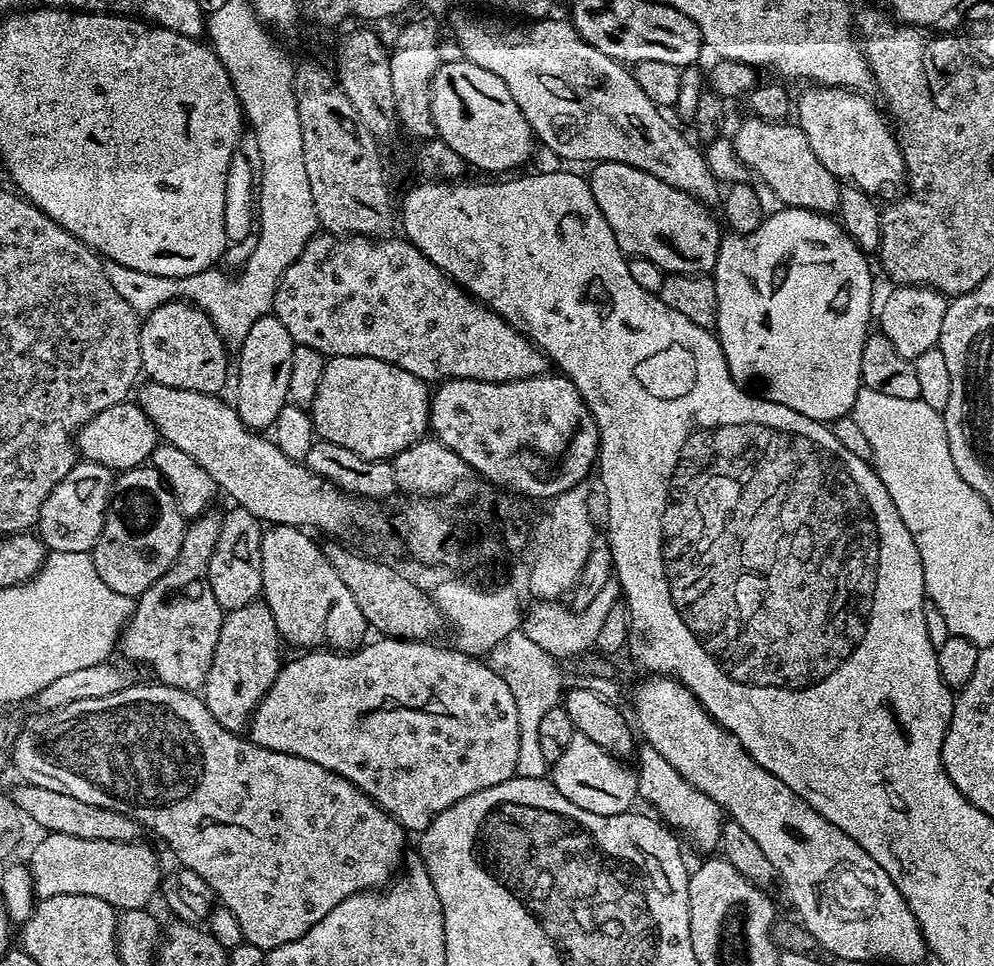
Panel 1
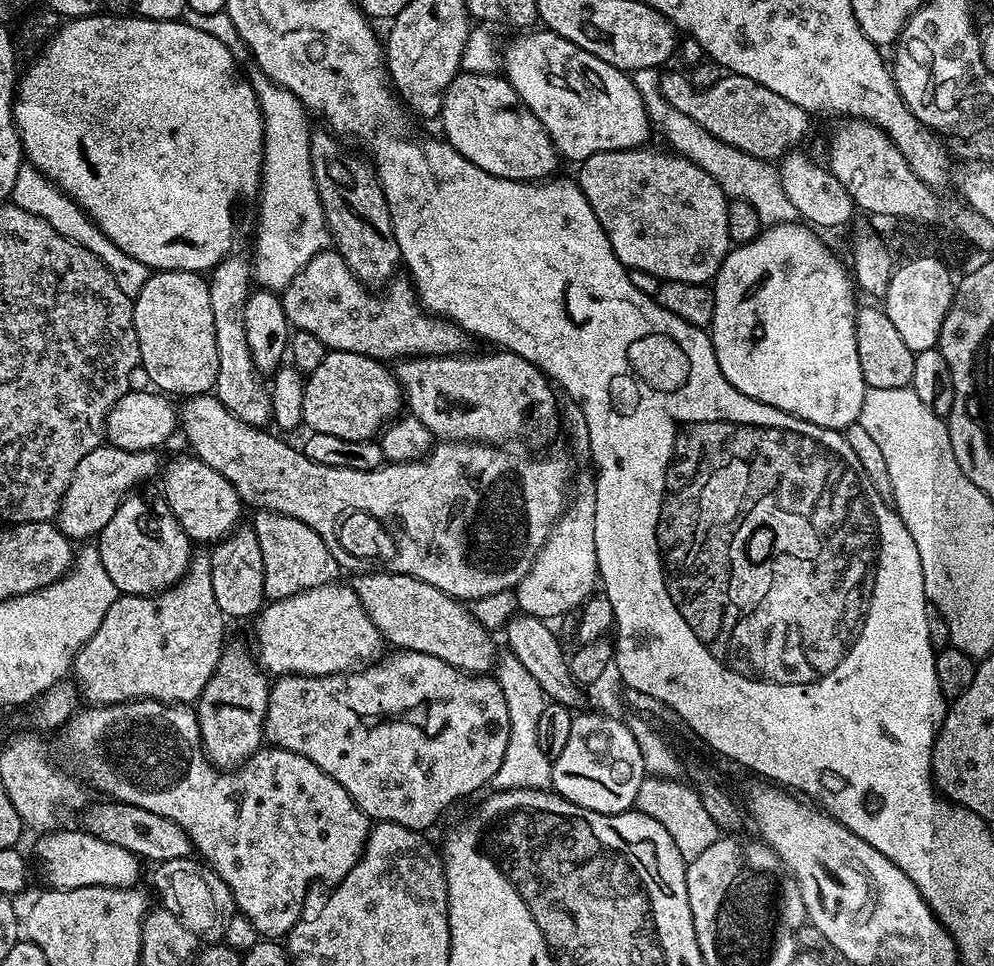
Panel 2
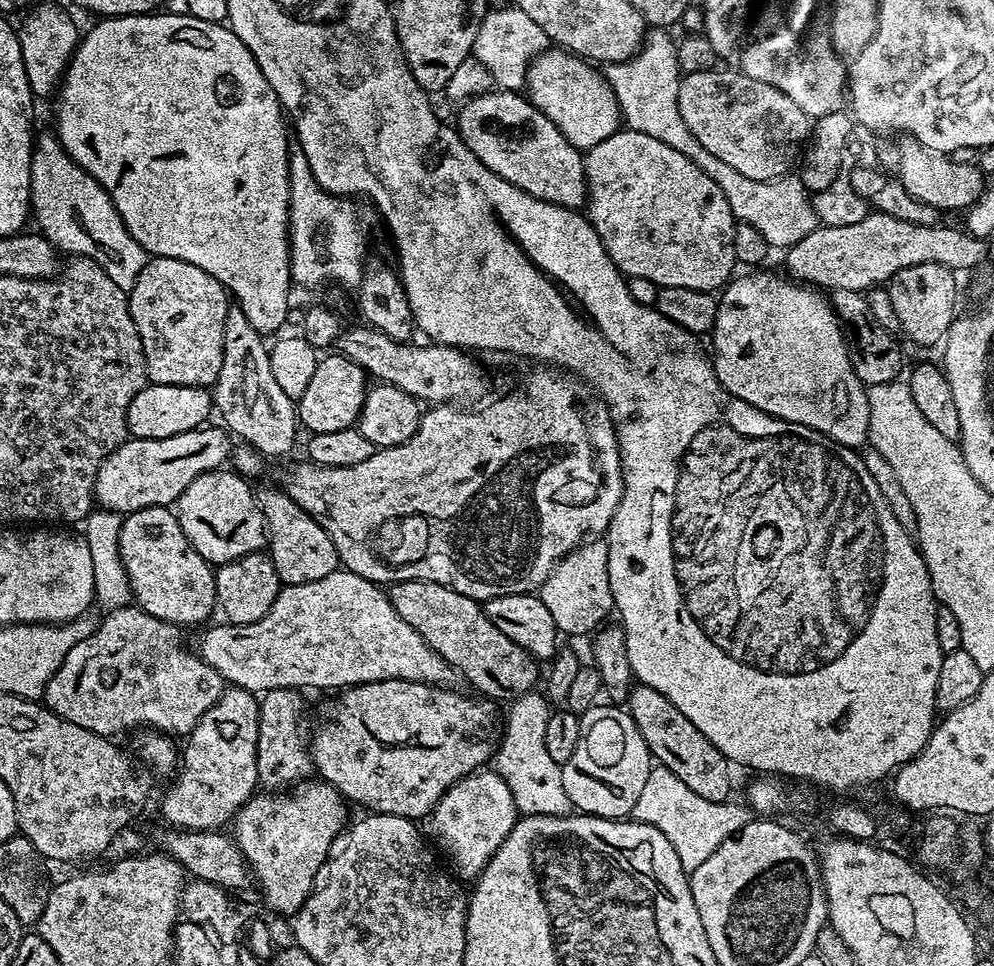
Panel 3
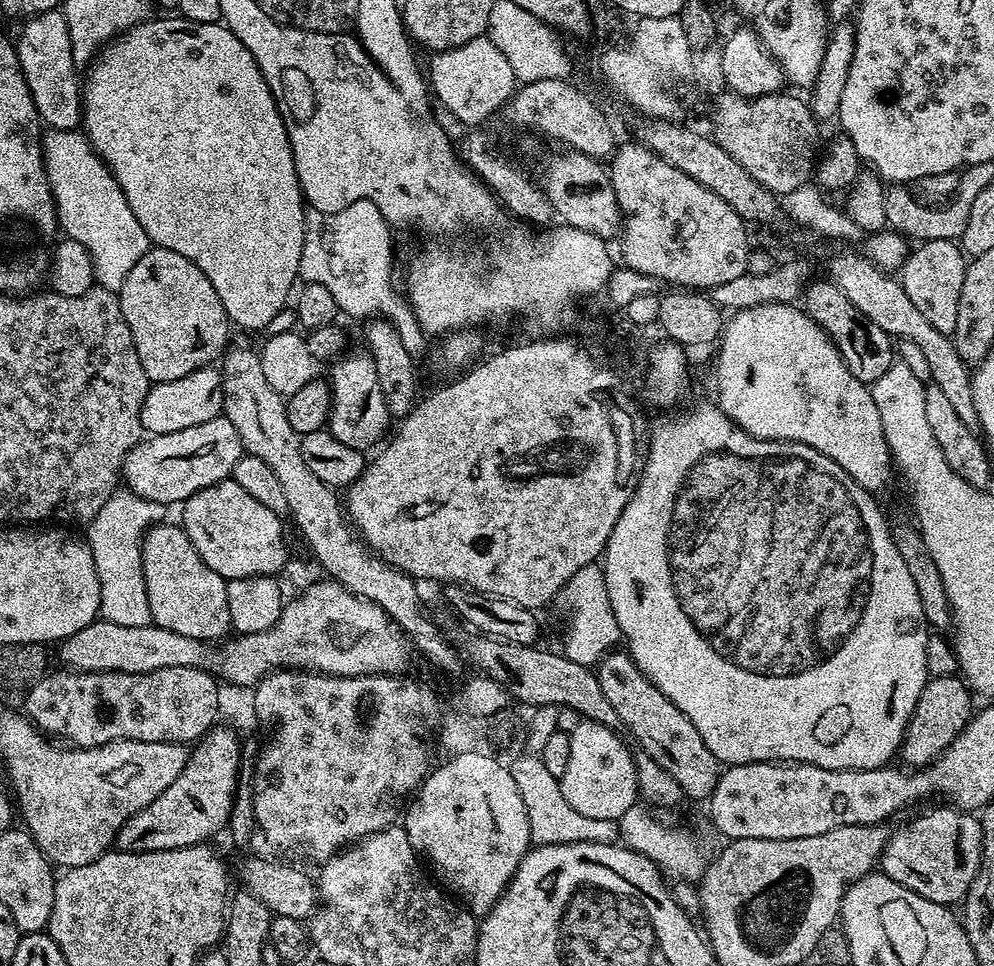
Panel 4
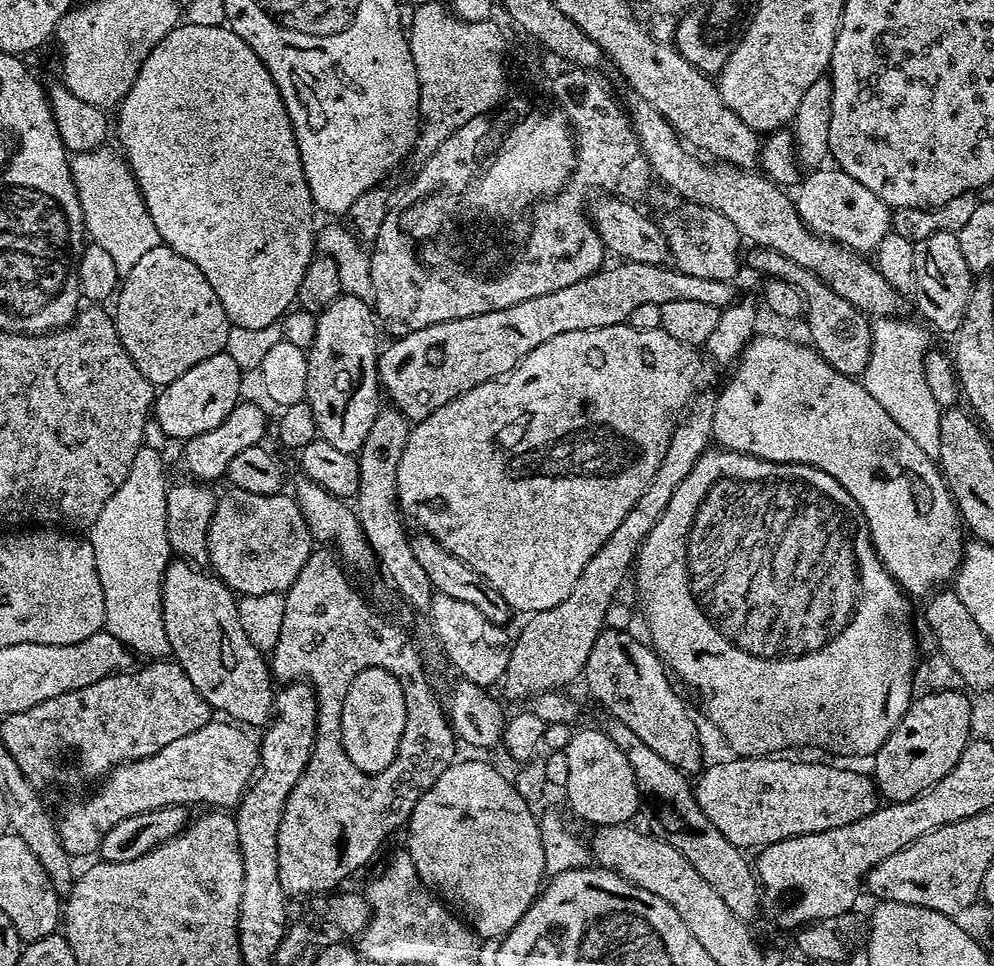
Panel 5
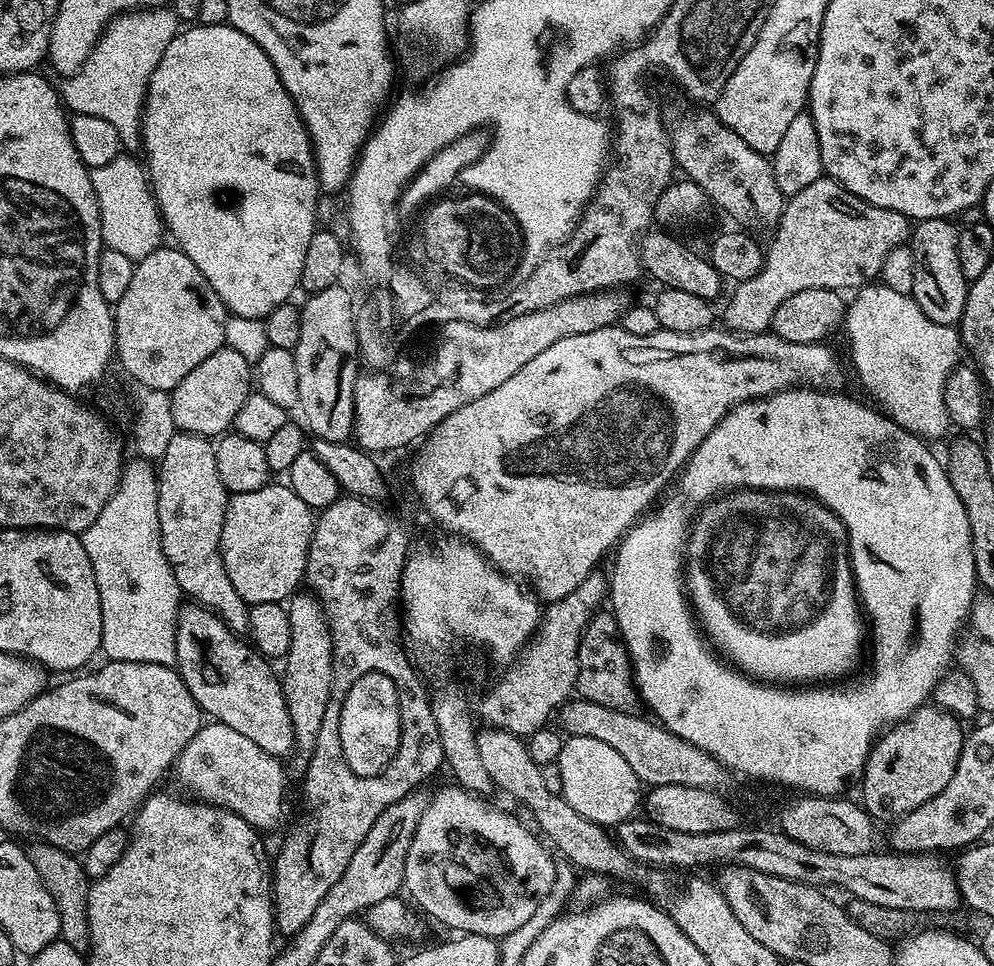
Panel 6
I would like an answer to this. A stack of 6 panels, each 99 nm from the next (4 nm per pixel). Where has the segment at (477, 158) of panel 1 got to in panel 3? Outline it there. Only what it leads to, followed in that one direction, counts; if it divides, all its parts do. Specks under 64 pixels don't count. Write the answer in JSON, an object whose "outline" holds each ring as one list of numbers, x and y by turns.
{"outline":[[491,90,463,101,461,108,464,109,460,112,460,124,458,123,460,137,483,164,494,170,494,174,506,178,539,200,563,208,580,210,585,207,588,199,588,175,584,169,583,153,527,97,517,91]]}

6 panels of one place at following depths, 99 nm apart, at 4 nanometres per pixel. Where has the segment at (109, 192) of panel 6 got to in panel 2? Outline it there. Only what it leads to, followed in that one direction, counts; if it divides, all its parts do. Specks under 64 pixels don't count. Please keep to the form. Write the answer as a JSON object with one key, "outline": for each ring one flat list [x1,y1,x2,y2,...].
{"outline":[[21,163,18,178,14,180,14,190,10,200,22,210,26,210,26,214,36,214,38,218,50,222,50,226,54,226,54,230,58,230,58,234,62,234,62,238,74,242,79,248,90,250,90,254,94,254,107,266,110,274,114,274,114,282,118,282,122,294,135,298,148,285,150,270,145,264,130,258,130,254,126,254,126,250,118,250,118,246,114,246,114,242,89,218,87,212,83,212,76,205,75,200,70,199,58,185,47,180,32,164]]}

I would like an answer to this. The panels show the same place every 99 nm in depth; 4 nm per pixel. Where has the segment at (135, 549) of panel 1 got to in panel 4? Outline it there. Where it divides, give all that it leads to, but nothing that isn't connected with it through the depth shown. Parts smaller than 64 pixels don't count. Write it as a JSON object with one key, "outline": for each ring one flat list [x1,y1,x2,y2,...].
{"outline":[[168,523,152,525,144,535,142,546,146,598,150,602,152,623,159,628,174,630,174,634,182,634,186,638,223,641,233,631,230,606,226,602,228,581,202,562,198,550,194,550,179,523]]}

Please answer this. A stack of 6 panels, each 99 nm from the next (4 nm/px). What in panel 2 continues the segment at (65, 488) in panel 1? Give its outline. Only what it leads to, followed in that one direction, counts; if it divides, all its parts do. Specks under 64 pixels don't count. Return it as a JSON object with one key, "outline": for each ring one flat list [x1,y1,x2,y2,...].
{"outline":[[101,446,94,449,82,462,78,462,78,470,56,513,55,523,60,533,73,542,88,542,91,538,99,537,100,531,112,521,124,499,137,491,136,488,143,480,159,473,159,455,156,452,126,452,121,448]]}

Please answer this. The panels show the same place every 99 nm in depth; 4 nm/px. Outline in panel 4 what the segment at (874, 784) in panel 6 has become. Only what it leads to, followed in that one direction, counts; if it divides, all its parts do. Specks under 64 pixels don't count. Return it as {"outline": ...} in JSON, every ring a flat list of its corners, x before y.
{"outline":[[959,675,932,676,918,698,918,706,914,706,914,714,900,745,899,759,904,759,905,765,912,764,908,766,913,769,922,768,937,760,972,719,972,700,974,701,973,693]]}

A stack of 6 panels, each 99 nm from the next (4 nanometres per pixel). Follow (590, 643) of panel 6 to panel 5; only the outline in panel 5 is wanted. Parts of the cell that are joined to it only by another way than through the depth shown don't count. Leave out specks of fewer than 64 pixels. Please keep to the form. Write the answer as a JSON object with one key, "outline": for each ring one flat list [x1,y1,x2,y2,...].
{"outline":[[609,627,598,634,594,646,590,646,590,658,586,658,582,684,588,687,589,694,605,708,608,716,626,722,626,726,630,726,654,754,666,758,670,766,682,773,699,773,702,763,696,724,683,698,672,689,664,661,643,639,640,641,631,634,628,630]]}

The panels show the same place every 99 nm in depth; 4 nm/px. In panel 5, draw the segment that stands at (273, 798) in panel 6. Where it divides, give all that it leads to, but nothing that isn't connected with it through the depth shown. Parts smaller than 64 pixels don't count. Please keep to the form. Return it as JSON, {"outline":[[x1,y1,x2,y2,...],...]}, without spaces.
{"outline":[[213,718,209,720,206,726,202,726,202,730,194,730,194,734,185,734,182,738,177,738,174,742,170,742,170,746,162,746,160,752,156,752,153,756,147,756,141,760,130,760,126,764,120,764,118,767,112,769,107,776,103,777,99,781,97,790,93,796,85,798,81,804,72,804,64,812,64,817,58,820,59,838,62,846,69,853,72,858,78,858,78,856,88,856,91,854,99,853,100,843,102,838,106,838,106,830,110,830,110,826,118,826,118,822,122,822,122,818,130,818,134,814,142,814,143,812,149,812,150,810,158,810,159,808,165,808,166,806,174,806,175,804,181,806,193,806,192,804,212,804,213,809,216,810,232,810,235,809,236,803,244,797,244,792,248,788,248,785,252,783,254,777,257,775,260,767,260,750,255,739,251,740,247,736,243,727,237,726,232,722,225,722,223,719]]}

